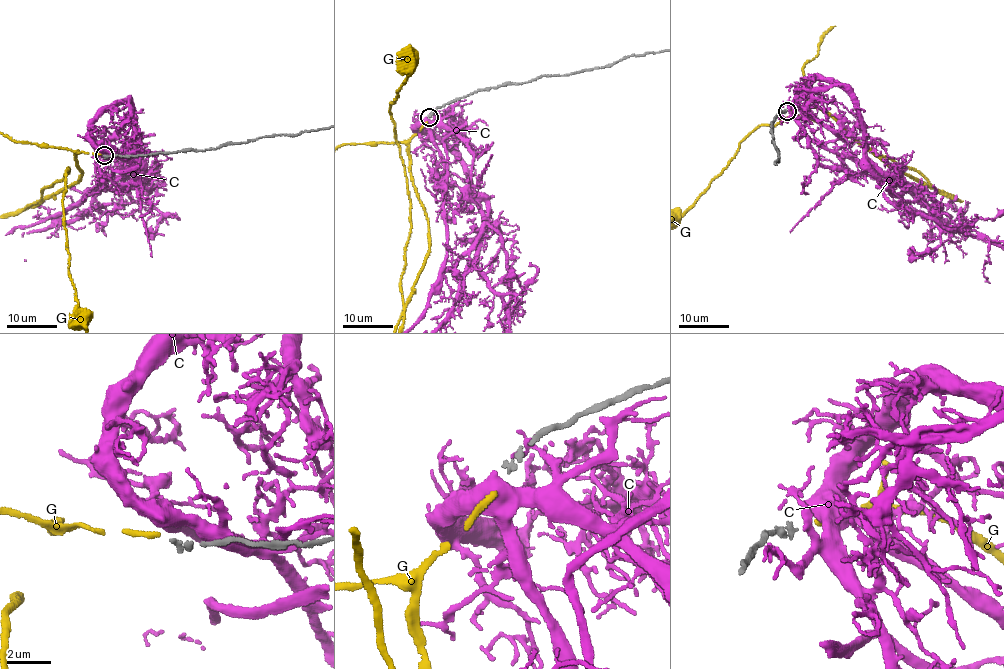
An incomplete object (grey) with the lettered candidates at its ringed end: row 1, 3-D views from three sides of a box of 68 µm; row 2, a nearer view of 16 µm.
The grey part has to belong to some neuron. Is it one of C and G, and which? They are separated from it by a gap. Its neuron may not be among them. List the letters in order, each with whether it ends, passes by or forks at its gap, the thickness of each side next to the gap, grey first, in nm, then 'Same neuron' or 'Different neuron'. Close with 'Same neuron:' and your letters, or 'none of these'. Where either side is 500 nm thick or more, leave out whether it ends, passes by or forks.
C: Thickness 200 nm (grey) against 750 nm. Different neuron
G: It ends there. Thickness 200 nm (grey) against 260 nm. Different neuron
Same neuron: none of these

